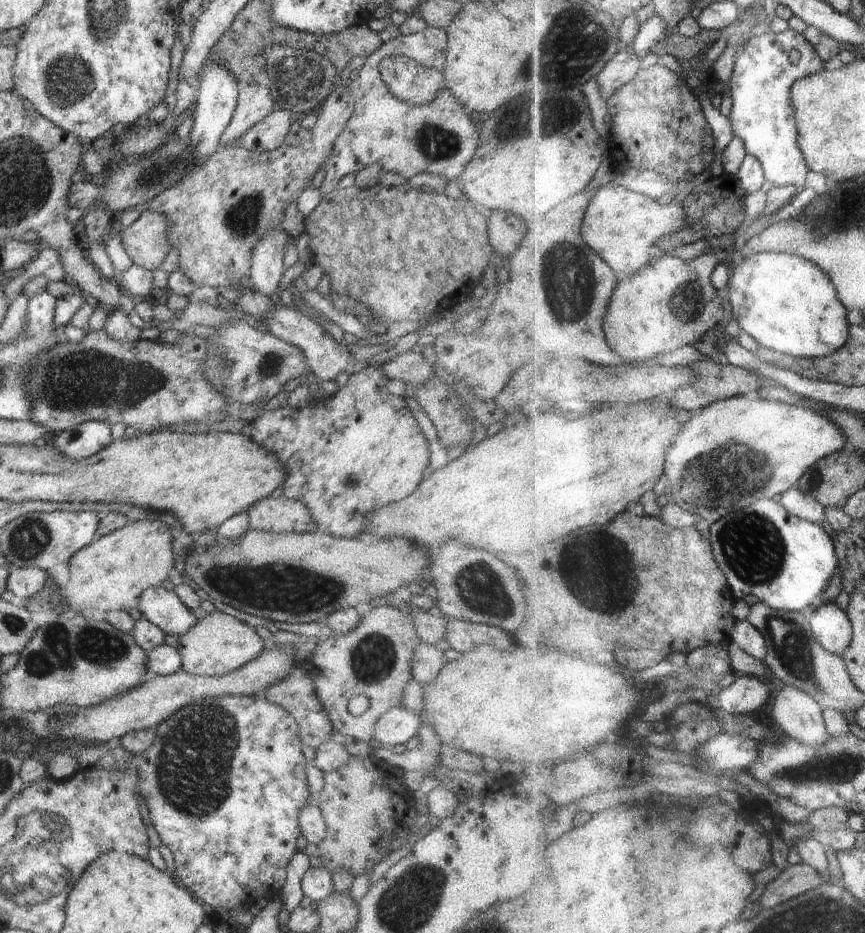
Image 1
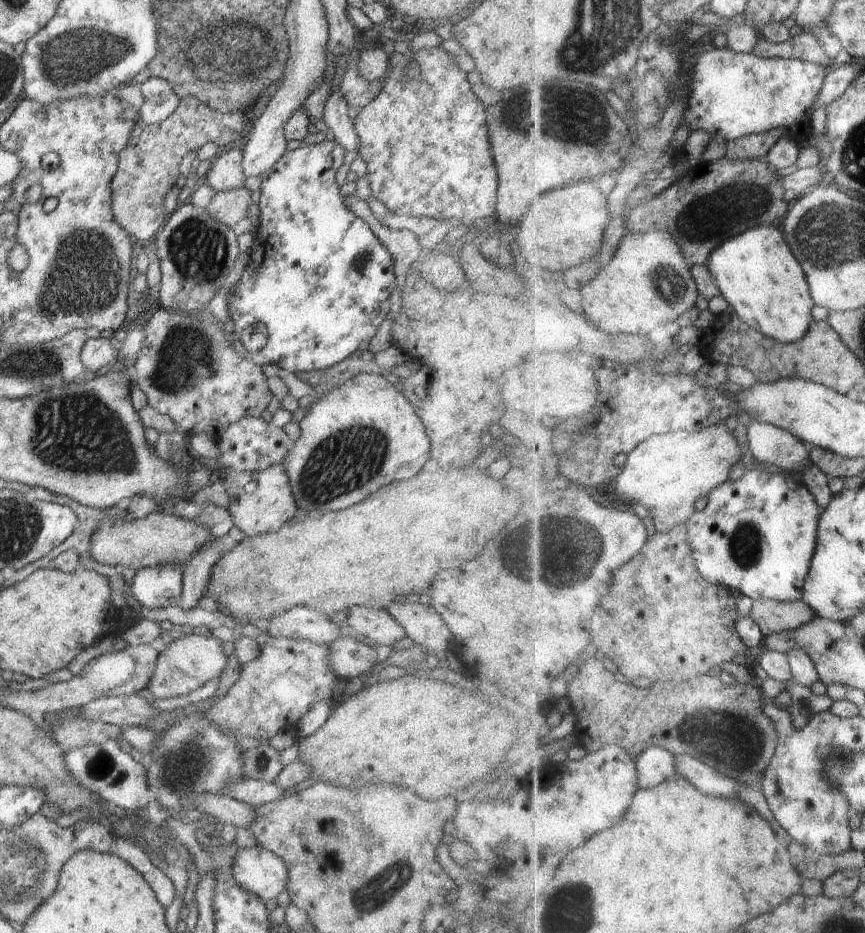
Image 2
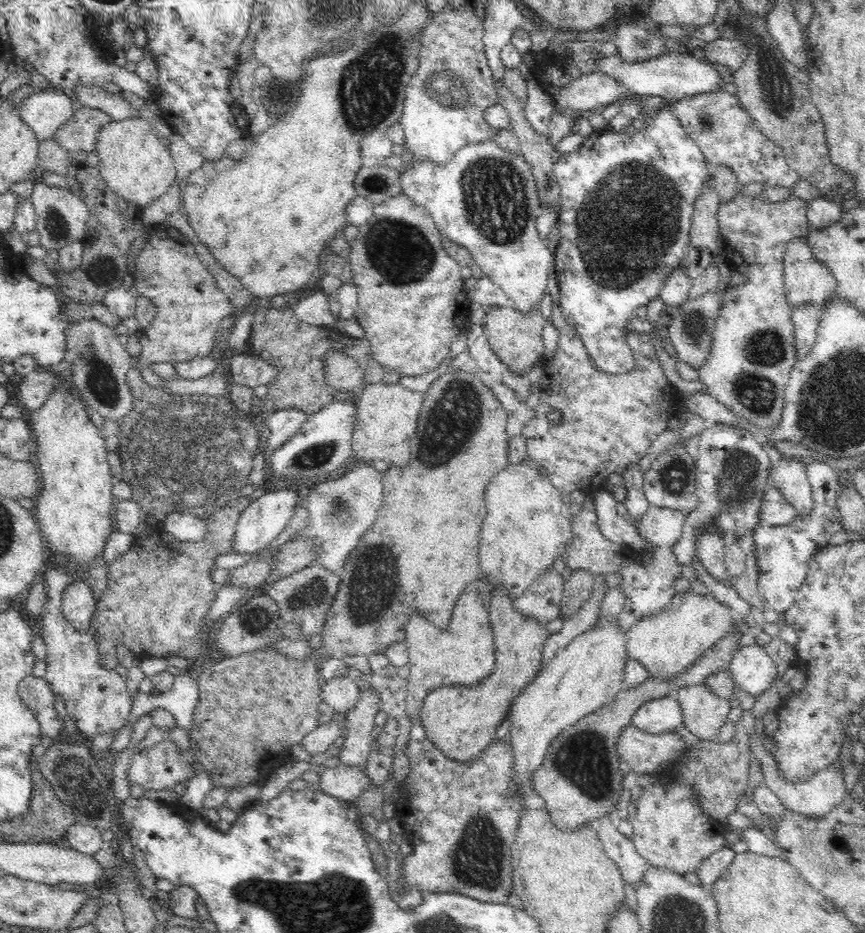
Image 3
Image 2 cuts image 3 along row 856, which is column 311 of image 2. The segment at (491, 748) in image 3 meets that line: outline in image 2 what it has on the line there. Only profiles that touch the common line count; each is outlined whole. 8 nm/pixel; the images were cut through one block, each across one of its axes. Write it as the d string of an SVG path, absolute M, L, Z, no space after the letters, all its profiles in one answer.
M379 371L370 373L360 372L339 387L333 389L328 395L323 394L322 396L316 397L316 401L317 403L309 406L309 411L299 422L300 438L291 444L289 453L284 462L282 462L285 466L289 478L289 485L297 507L304 510L307 514L312 511L323 513L350 508L350 506L362 502L364 498L368 498L370 494L374 494L378 488L382 488L382 486L386 486L386 484L390 484L394 480L400 482L400 480L408 480L408 478L416 476L420 472L420 468L428 462L431 454L430 440L428 440L428 436L424 432L424 426L422 426L420 418L414 414L415 410L412 410L408 399L402 394L401 388L393 386Z

